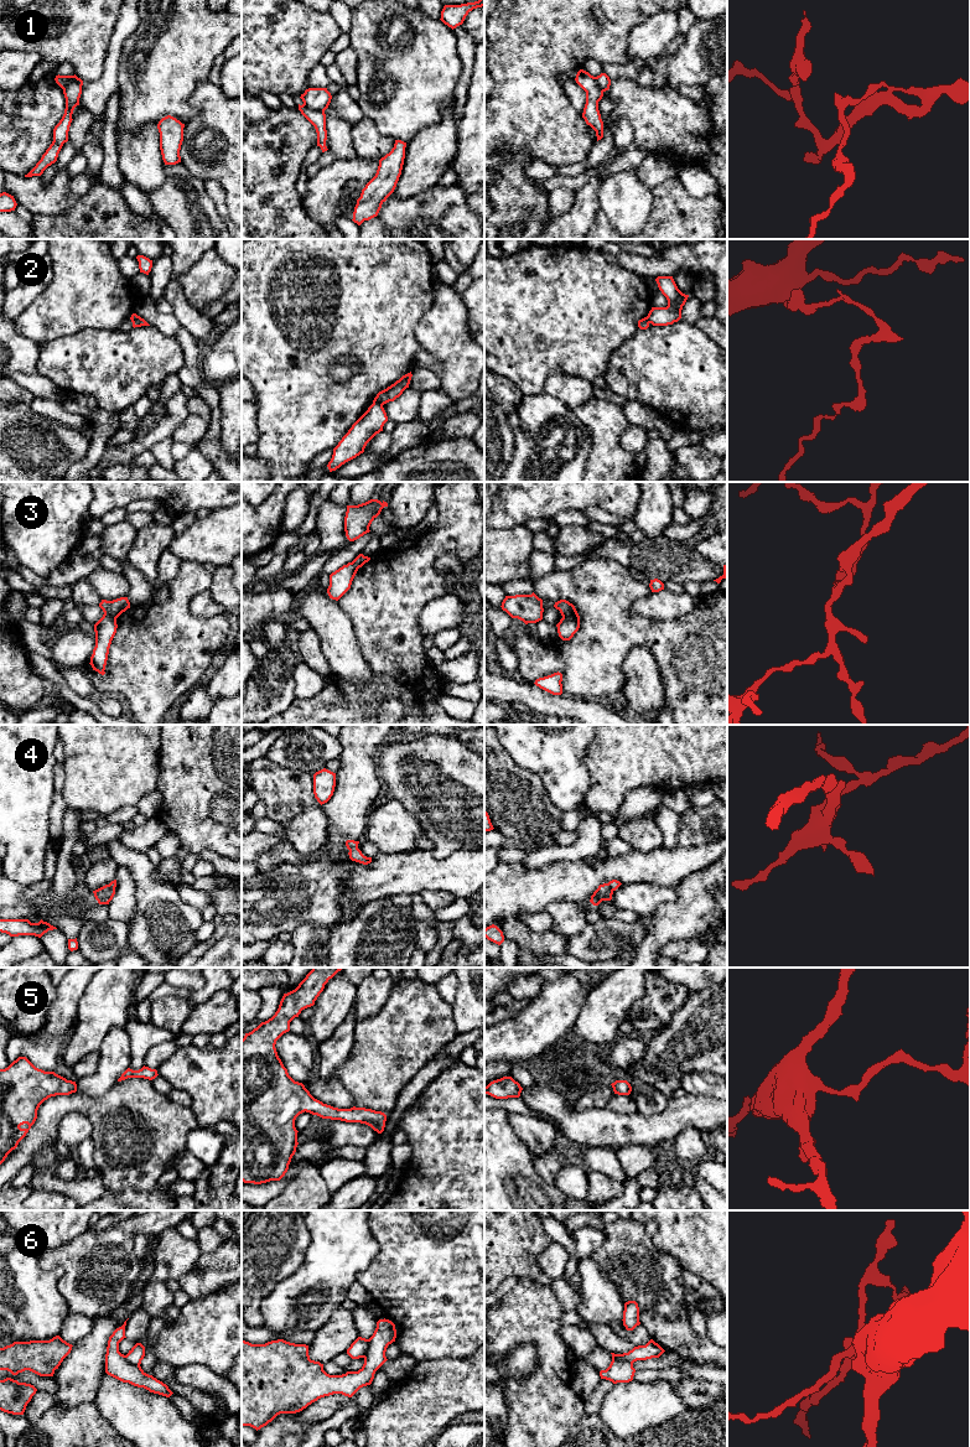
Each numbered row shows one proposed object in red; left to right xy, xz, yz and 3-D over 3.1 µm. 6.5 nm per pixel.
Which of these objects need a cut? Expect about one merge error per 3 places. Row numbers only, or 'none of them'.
1, 2, 3, 6

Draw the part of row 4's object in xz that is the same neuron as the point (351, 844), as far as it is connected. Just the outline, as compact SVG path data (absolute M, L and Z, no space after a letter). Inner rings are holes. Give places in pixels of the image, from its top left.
M347 840L346 846L349 850L348 855L352 861L368 865L372 862L372 857L367 857L362 854L362 851L358 849L359 841L354 840Z

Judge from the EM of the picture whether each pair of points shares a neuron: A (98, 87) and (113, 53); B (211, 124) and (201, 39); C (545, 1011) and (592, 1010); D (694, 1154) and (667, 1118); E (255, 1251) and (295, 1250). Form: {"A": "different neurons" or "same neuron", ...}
{"A": "same neuron", "B": "different neurons", "C": "different neurons", "D": "different neurons", "E": "same neuron"}

